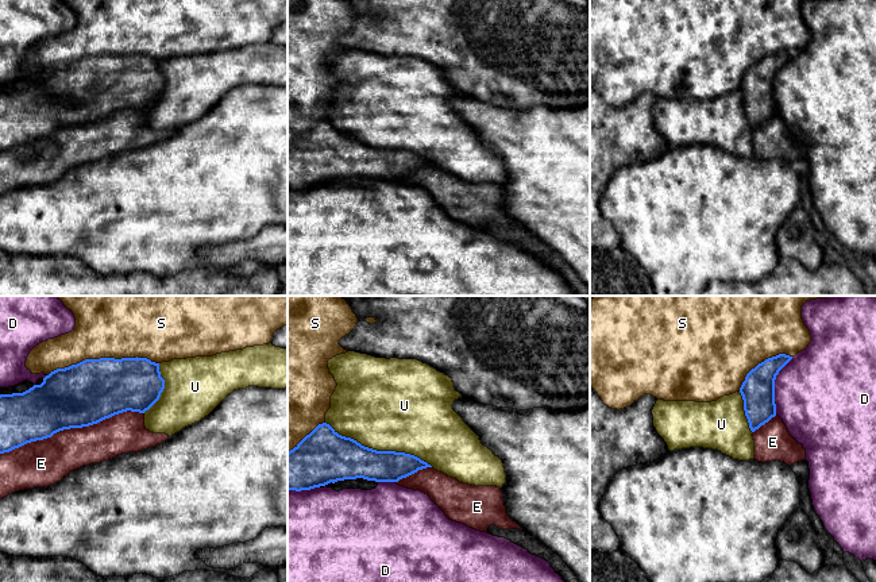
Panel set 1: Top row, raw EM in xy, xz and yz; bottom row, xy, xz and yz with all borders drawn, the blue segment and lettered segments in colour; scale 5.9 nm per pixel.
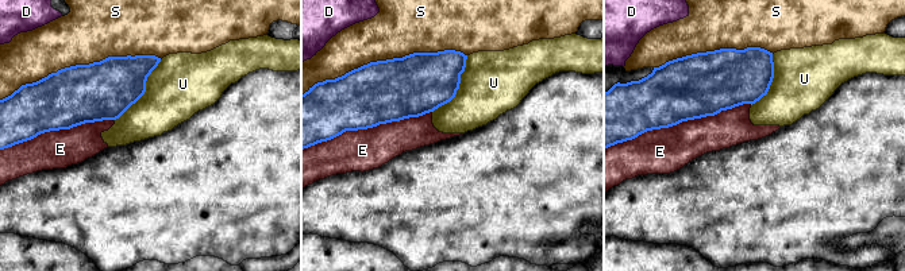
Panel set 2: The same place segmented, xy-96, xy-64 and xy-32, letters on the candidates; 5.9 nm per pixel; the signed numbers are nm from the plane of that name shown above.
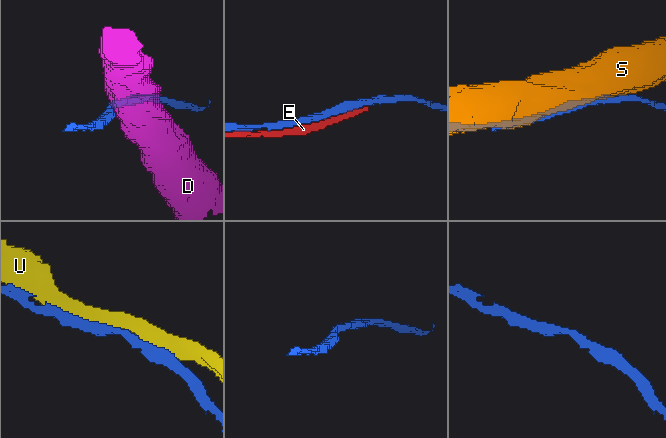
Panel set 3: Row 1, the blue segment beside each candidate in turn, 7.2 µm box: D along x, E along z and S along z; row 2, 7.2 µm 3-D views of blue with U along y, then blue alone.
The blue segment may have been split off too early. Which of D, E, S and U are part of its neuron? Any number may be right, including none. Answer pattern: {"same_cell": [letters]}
{"same_cell": ["E"]}

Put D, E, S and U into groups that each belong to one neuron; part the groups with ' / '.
D / E / S / U

